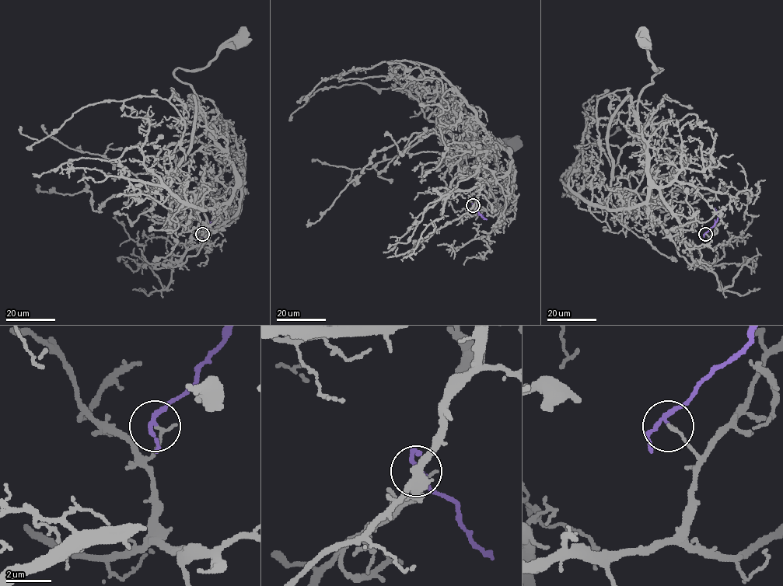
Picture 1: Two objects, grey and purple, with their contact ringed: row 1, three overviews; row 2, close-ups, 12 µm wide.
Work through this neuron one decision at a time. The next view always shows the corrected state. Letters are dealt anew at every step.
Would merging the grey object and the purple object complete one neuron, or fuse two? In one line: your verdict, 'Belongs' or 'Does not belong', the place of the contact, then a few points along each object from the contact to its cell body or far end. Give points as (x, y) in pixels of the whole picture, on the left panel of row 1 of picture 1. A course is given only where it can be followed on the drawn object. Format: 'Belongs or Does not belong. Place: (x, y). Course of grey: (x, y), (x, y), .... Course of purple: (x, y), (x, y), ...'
Does not belong. Place: (202, 234). Course of grey: (202, 234), (210, 249), (208, 236), (239, 208), (240, 180), (193, 88), (173, 71), (203, 69), (240, 40). Course of purple: (202, 234), (214, 217), (211, 208)

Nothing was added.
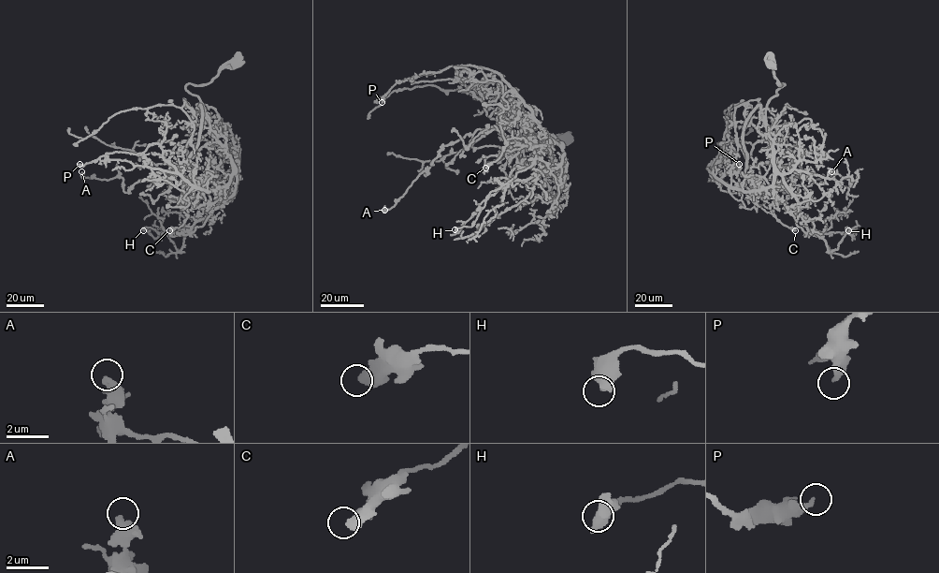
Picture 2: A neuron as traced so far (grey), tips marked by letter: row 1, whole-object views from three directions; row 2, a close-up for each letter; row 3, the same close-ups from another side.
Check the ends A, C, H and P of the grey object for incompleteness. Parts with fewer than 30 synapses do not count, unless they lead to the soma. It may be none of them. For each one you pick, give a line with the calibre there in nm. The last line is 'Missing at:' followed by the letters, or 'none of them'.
Missing at: none of them

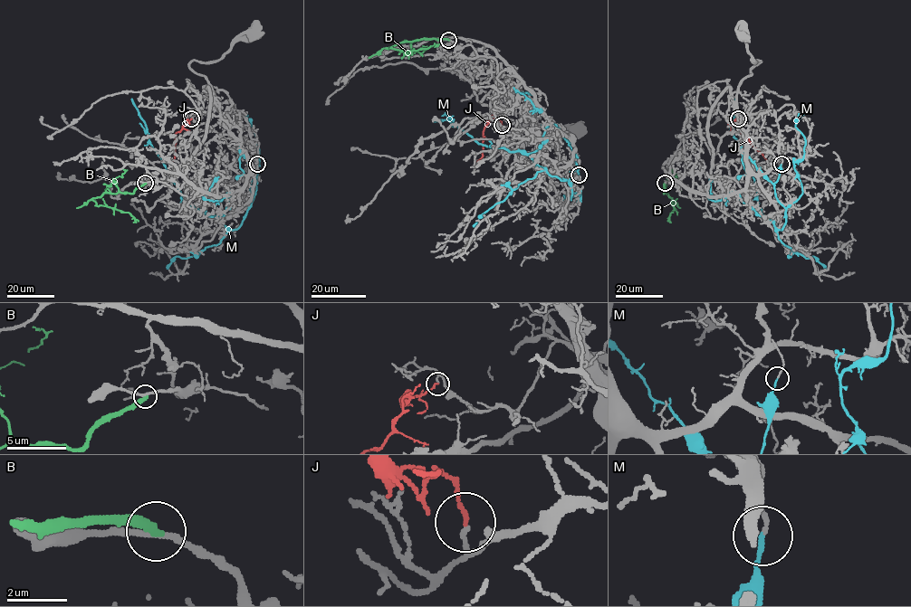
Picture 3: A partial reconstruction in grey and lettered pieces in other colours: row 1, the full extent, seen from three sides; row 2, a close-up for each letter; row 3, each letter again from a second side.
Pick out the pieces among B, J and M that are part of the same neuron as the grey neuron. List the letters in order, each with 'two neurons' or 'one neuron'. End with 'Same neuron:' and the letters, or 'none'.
B: two neurons
J: two neurons
M: two neurons
Same neuron: none

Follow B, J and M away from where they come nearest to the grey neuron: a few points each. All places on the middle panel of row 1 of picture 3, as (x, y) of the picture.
B: (448, 40), (421, 39), (387, 48), (417, 51), (436, 44), (434, 47)
J: (502, 125), (494, 118), (493, 113), (483, 131), (482, 156), (476, 161)
M: (579, 175), (577, 166), (569, 180), (561, 180), (519, 151), (479, 144), (454, 126), (451, 118), (432, 121)

